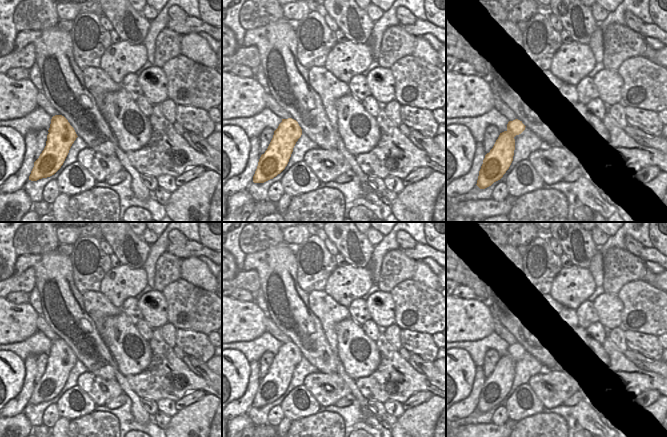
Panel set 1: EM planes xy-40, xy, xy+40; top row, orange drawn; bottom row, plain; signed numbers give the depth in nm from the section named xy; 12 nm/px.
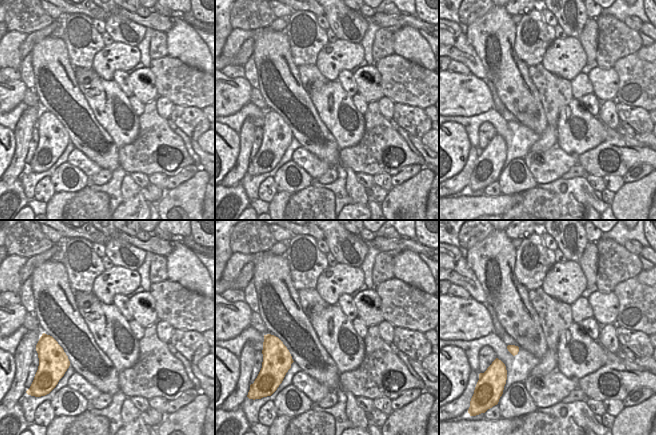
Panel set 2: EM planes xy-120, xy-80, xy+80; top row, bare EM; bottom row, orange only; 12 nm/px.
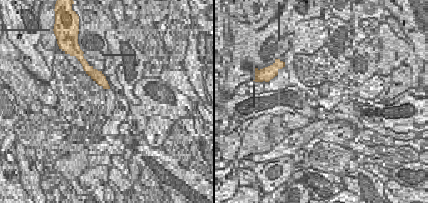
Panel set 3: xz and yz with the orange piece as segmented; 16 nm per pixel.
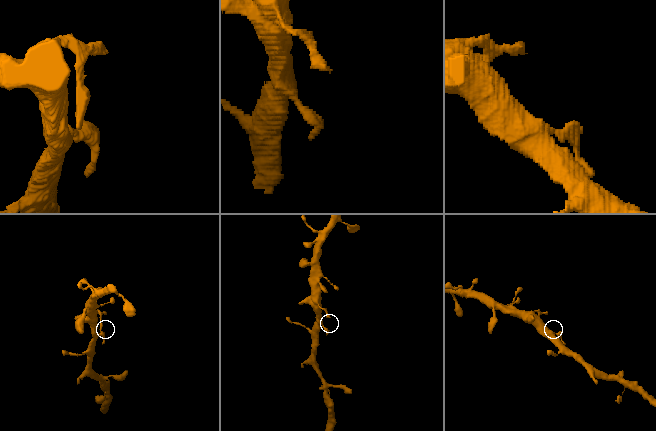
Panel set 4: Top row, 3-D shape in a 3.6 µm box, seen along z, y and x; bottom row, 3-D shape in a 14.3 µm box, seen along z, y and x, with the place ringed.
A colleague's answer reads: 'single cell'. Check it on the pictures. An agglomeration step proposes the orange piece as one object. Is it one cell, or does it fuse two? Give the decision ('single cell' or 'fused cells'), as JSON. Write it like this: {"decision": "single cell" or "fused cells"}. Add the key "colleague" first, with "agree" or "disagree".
{"colleague": "agree", "decision": "single cell"}

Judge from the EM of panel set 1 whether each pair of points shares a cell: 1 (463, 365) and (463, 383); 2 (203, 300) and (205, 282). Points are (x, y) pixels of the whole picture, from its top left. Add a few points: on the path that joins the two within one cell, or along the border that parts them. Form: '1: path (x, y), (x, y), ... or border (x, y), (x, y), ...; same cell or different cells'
1: path (461, 369), (461, 379); same cell
2: border (183, 279), (211, 292); different cells

